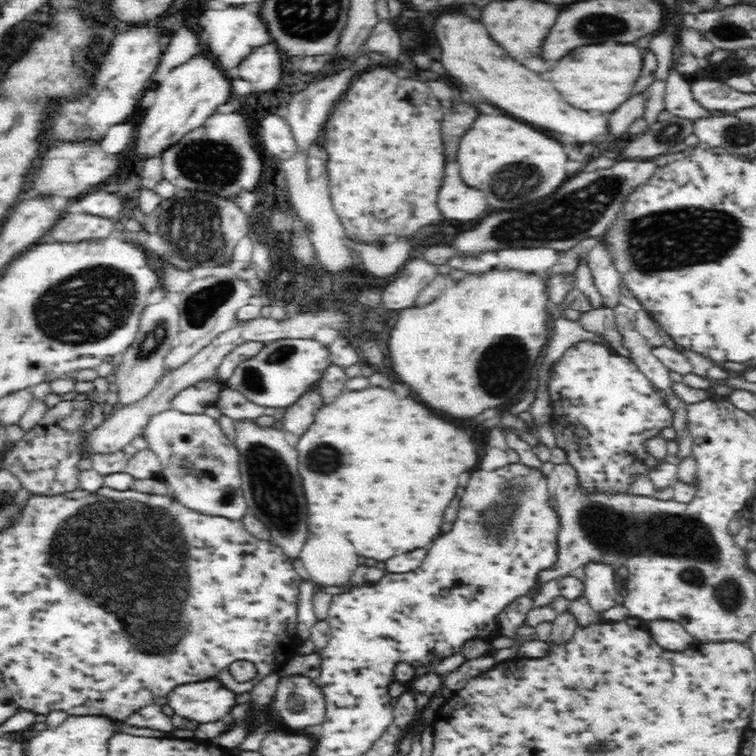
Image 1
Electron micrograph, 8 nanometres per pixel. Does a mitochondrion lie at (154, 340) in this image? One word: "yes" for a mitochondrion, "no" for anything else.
yes

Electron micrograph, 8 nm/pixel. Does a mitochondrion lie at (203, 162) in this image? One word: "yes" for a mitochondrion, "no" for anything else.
yes

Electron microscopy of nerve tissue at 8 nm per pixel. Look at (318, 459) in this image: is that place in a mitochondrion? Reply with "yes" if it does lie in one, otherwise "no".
yes

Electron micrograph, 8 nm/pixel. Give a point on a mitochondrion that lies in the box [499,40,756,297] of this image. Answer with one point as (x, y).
(694, 234)

